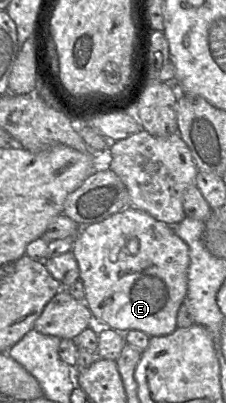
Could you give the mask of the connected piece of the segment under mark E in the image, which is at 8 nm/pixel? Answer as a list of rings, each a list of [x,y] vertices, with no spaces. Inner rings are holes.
[[[127,207],[101,222],[81,226],[71,251],[78,264],[79,278],[83,282],[85,303],[94,318],[95,325],[102,326],[102,328],[111,328],[120,333],[125,333],[129,330],[139,330],[146,333],[149,337],[166,336],[175,331],[177,328],[178,310],[187,295],[190,257],[187,244],[174,232],[172,226],[156,220],[144,211]]]

